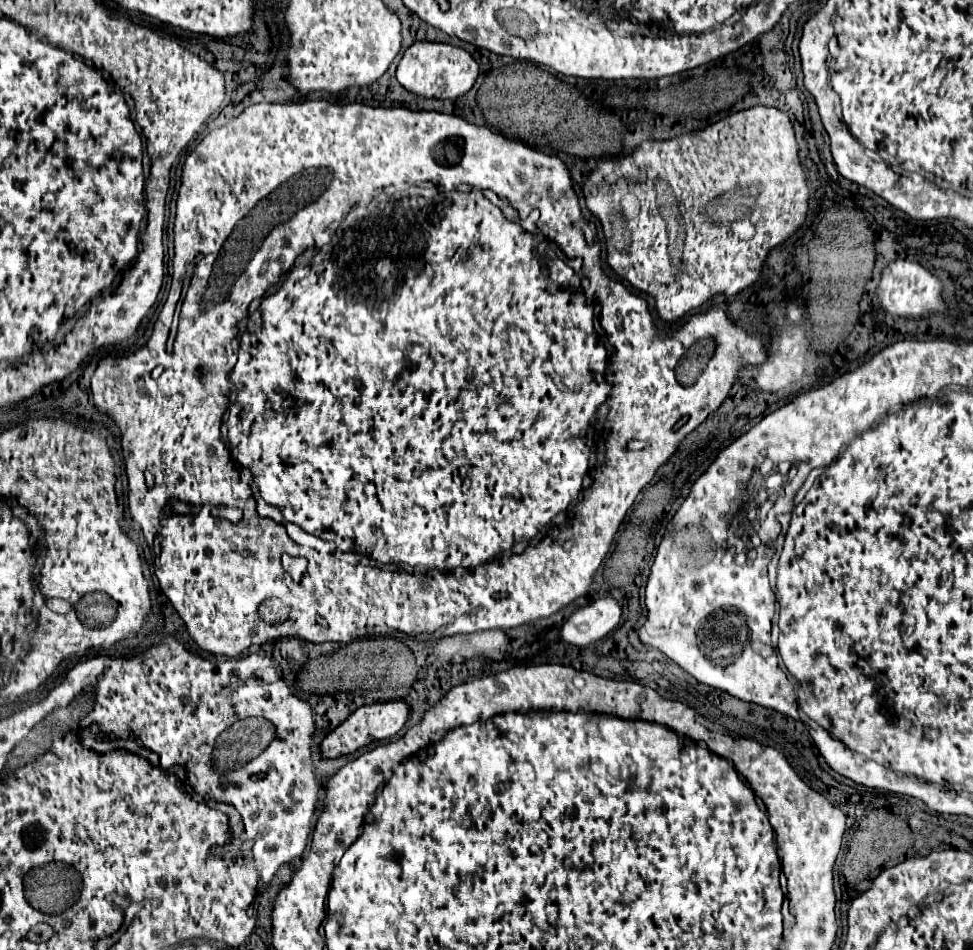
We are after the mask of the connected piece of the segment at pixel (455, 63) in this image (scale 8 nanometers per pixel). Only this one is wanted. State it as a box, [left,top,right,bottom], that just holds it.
[397,41,479,99]

